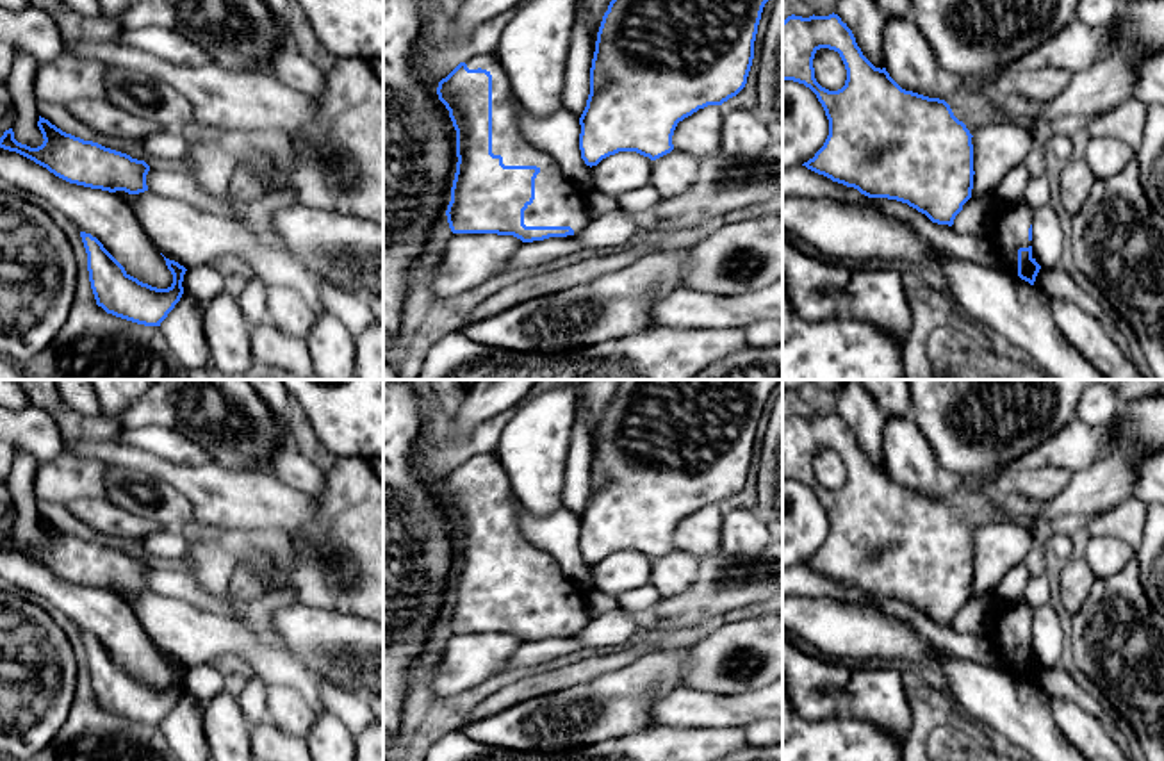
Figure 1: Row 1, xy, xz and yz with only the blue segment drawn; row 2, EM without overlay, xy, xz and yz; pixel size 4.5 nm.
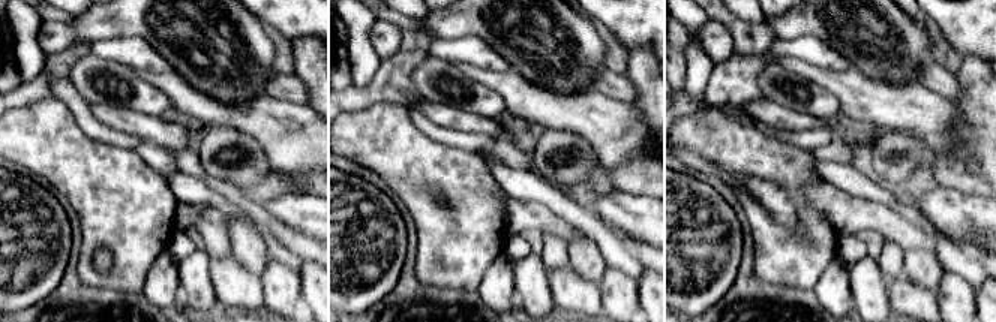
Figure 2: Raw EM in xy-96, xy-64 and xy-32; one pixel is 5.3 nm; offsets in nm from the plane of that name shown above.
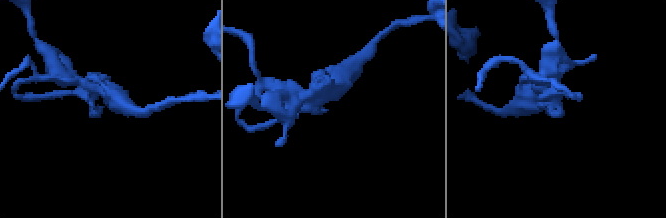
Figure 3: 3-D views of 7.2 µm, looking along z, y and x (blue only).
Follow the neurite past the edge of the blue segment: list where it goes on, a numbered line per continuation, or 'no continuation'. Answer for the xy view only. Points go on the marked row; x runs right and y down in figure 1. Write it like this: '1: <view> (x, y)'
1: xy (106, 216)

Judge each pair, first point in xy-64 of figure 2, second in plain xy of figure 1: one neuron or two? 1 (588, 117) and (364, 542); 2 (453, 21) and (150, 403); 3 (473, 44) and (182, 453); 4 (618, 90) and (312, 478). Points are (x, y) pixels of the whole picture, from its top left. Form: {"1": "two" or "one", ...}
{"1": "two", "2": "one", "3": "one", "4": "one"}

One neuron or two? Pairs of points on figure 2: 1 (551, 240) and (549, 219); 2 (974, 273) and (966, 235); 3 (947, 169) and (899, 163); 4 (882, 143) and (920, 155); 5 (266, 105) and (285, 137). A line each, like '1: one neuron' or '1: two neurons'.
1: two neurons
2: two neurons
3: two neurons
4: one neuron
5: one neuron

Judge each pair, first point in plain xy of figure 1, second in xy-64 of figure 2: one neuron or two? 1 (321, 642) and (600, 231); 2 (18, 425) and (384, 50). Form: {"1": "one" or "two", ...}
{"1": "two", "2": "one"}

